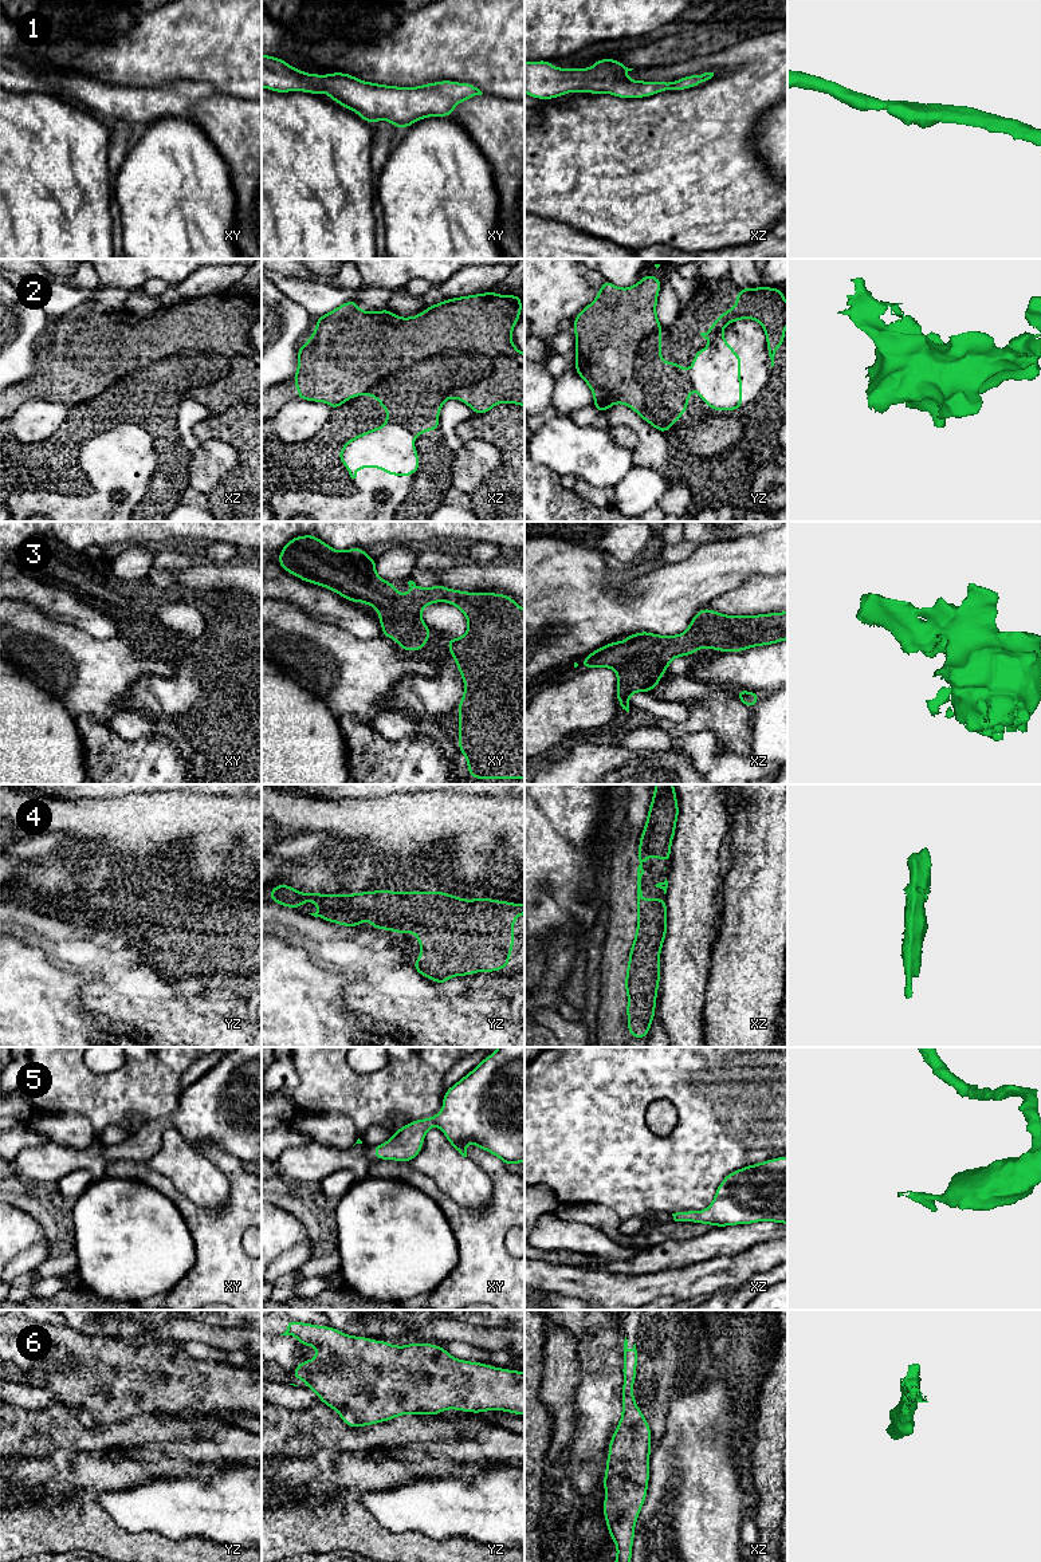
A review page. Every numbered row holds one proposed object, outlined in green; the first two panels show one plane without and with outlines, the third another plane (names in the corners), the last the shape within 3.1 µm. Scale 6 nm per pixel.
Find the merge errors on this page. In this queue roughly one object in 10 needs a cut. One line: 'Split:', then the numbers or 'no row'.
Split: no row

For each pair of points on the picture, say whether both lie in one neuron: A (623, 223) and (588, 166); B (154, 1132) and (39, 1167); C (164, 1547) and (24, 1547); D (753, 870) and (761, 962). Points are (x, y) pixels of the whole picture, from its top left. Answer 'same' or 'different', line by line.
A: same
B: same
C: same
D: same

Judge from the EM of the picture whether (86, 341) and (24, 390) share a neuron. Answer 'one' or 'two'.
one

